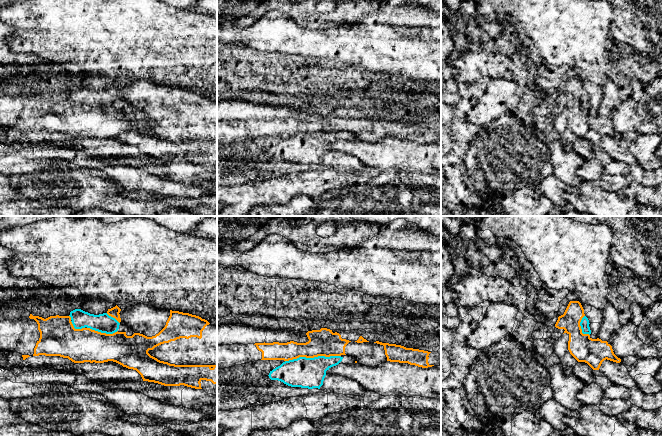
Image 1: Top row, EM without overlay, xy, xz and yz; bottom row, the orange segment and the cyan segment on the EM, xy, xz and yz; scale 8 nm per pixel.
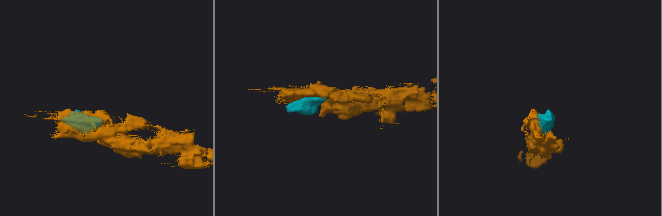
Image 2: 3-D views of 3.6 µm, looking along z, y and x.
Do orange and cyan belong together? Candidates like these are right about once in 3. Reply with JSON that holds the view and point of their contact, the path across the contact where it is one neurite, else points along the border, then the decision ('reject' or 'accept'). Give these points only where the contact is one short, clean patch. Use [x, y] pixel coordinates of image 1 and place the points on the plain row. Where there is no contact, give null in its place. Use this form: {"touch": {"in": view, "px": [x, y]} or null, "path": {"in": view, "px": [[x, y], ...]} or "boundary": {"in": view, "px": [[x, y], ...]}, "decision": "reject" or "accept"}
{"touch": {"in": "xz", "px": [312, 133]}, "decision": "accept"}

